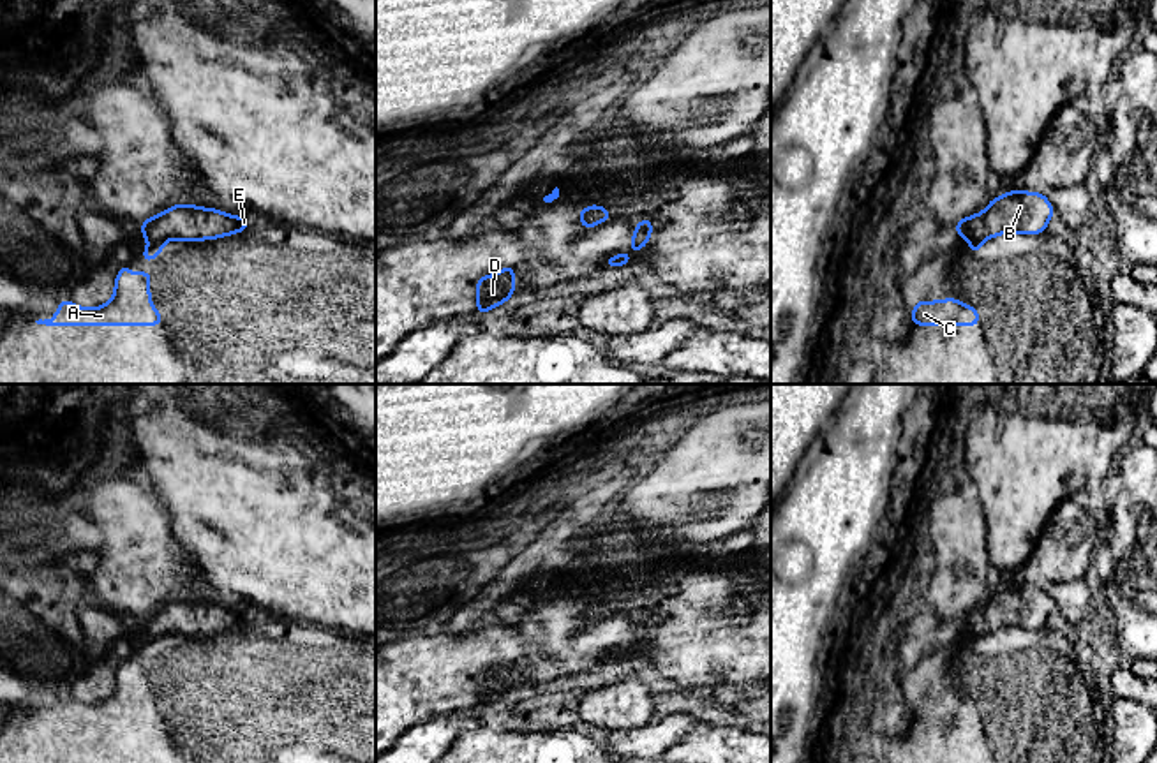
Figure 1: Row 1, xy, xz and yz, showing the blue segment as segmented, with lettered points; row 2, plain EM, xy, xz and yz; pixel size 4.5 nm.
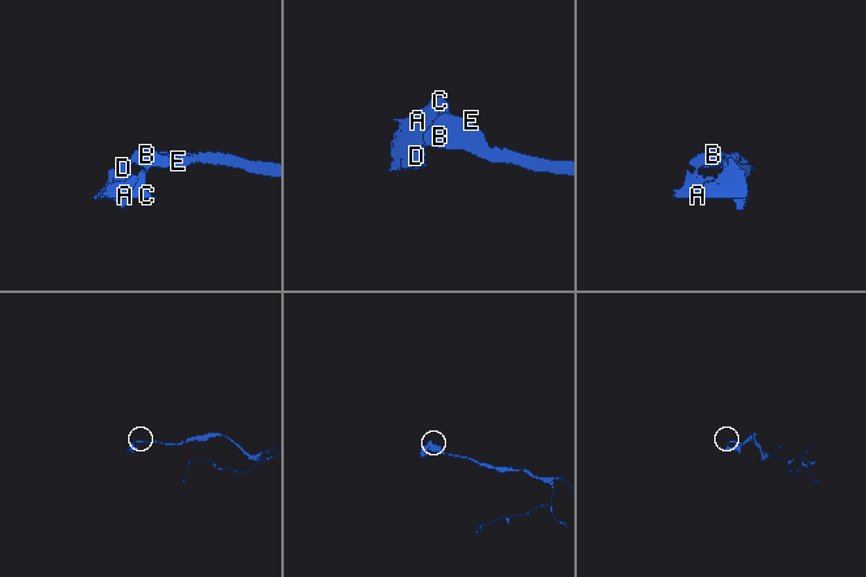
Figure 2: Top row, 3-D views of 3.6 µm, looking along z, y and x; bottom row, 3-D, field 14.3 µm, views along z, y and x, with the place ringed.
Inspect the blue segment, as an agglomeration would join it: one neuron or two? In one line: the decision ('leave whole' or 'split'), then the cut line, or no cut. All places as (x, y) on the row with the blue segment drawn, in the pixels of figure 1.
split; cut in xy along (161, 240), (154, 244)

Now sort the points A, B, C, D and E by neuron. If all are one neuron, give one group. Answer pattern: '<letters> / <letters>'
A C D / B E

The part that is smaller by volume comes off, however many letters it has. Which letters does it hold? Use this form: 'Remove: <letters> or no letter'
Remove: A, C, D

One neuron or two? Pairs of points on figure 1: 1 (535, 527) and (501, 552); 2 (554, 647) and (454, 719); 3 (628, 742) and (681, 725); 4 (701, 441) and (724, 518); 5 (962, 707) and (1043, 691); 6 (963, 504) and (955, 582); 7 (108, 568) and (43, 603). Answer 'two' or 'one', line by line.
1: one
2: two
3: one
4: one
5: one
6: one
7: two

